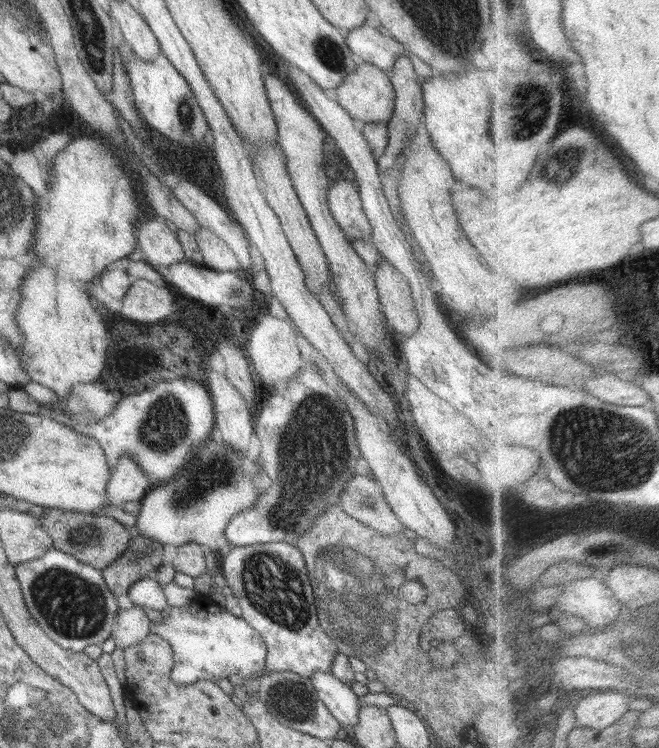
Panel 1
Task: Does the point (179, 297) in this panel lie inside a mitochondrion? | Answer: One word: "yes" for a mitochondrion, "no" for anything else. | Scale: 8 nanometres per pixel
no

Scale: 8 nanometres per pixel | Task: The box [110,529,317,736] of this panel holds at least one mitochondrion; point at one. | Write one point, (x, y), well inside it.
(268, 582)

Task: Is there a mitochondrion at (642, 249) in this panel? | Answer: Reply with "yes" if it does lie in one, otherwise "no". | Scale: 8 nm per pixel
no

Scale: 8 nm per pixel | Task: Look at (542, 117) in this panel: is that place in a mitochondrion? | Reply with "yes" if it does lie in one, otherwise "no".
yes

